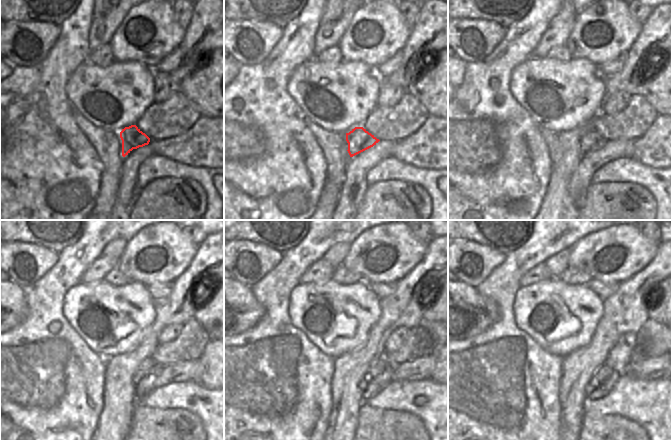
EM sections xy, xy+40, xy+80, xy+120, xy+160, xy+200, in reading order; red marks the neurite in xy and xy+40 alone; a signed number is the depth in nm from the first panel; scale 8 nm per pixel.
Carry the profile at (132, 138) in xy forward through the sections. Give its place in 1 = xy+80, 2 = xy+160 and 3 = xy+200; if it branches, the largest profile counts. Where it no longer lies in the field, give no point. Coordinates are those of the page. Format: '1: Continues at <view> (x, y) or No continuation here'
1: Continues at xy+80 (590, 141)
2: Continues at xy+160 (380, 374)
3: Continues at xy+200 (602, 382).

